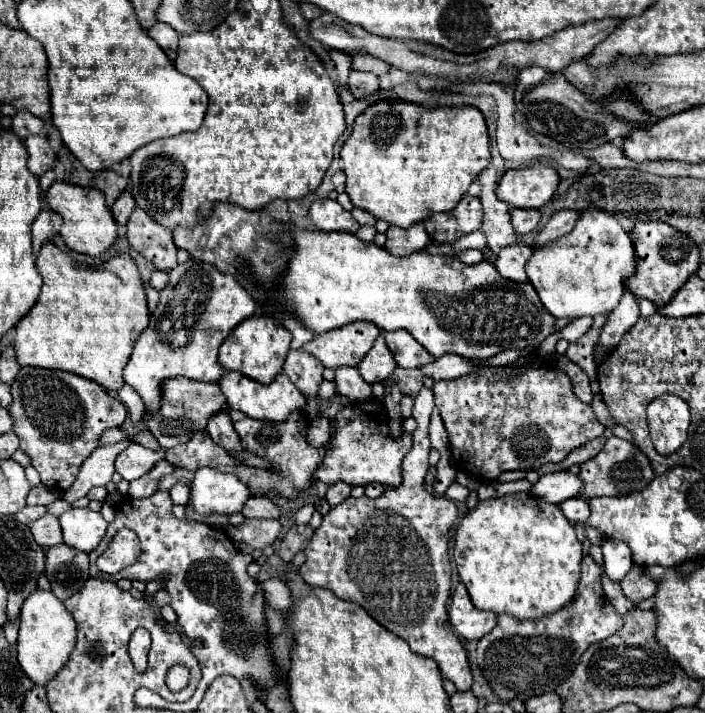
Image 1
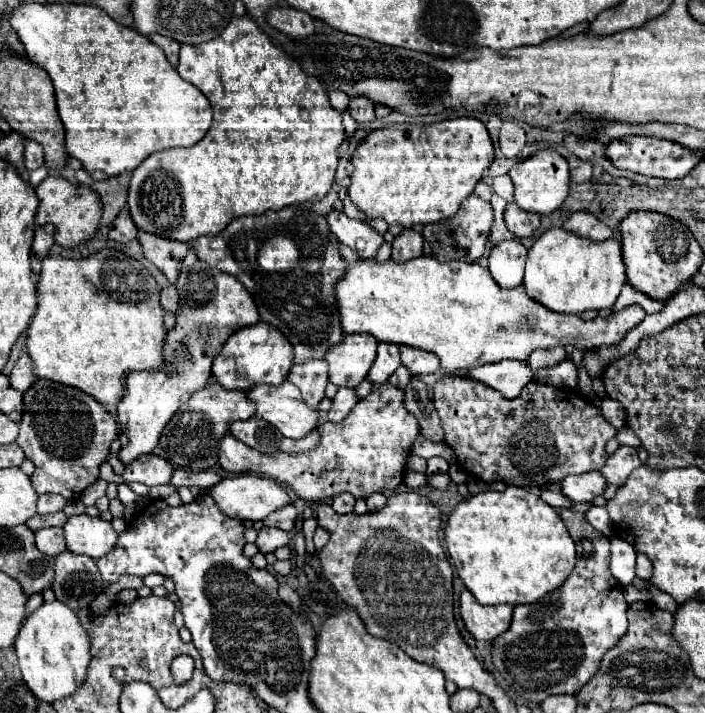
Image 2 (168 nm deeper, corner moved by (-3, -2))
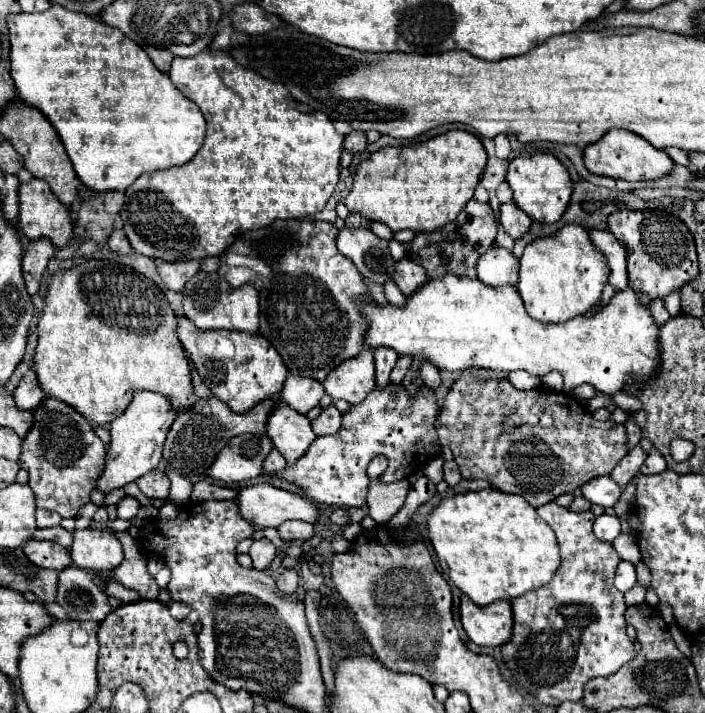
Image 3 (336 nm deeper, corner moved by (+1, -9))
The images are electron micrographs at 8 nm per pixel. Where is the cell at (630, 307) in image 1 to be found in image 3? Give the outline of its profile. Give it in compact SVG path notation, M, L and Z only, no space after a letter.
M445 274L437 280L427 280L419 286L411 296L407 296L405 306L395 304L377 304L377 302L361 302L361 316L367 320L365 346L393 348L401 356L423 356L427 362L435 364L439 370L447 372L463 372L467 368L487 368L495 372L509 374L513 370L527 370L535 376L543 376L551 370L559 370L563 374L563 391L567 394L583 382L595 386L603 394L615 394L623 388L623 384L633 376L637 382L651 380L657 370L657 332L659 326L653 322L649 308L641 304L641 298L633 290L617 292L603 312L597 312L591 318L573 318L561 324L545 324L529 318L525 314L521 296L515 288L491 288L485 286L477 278Z

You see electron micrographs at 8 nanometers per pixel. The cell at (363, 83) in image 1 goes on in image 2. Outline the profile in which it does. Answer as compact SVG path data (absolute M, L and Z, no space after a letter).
M351 97L351 103L349 103L349 113L351 117L357 121L357 125L363 129L369 121L375 119L375 107L373 103L369 103L367 97Z

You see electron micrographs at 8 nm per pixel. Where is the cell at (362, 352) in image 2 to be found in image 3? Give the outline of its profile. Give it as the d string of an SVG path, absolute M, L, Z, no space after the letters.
M365 348L359 356L341 362L329 378L323 382L325 392L337 400L347 400L349 404L359 404L375 388L375 364L373 350Z

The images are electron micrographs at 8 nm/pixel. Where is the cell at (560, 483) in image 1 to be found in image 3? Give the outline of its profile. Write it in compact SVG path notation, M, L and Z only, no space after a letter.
M605 476L605 478L593 478L593 482L585 482L585 486L581 486L581 494L591 504L607 508L619 500L621 488L609 476Z

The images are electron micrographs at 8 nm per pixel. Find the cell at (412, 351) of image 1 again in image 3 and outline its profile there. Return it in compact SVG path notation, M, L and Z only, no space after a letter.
M421 362L421 366L419 366L419 376L421 376L421 380L423 380L429 388L439 386L439 382L441 382L439 370L437 370L435 366L429 366L429 362Z

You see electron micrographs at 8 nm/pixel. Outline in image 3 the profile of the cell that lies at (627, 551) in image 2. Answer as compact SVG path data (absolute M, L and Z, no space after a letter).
M621 562L617 566L617 572L615 572L615 588L619 592L627 592L629 588L633 588L637 582L635 578L635 566L631 562Z

